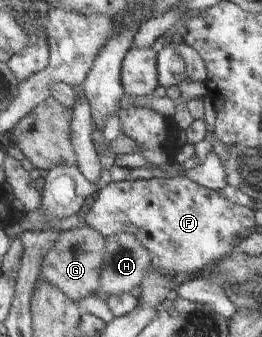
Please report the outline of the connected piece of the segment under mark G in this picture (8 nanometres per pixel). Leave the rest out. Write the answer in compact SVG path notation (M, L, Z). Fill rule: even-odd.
M88 223L69 231L61 231L55 248L45 256L39 280L55 285L71 301L76 303L83 298L95 295L100 288L100 273L104 262L107 237Z

